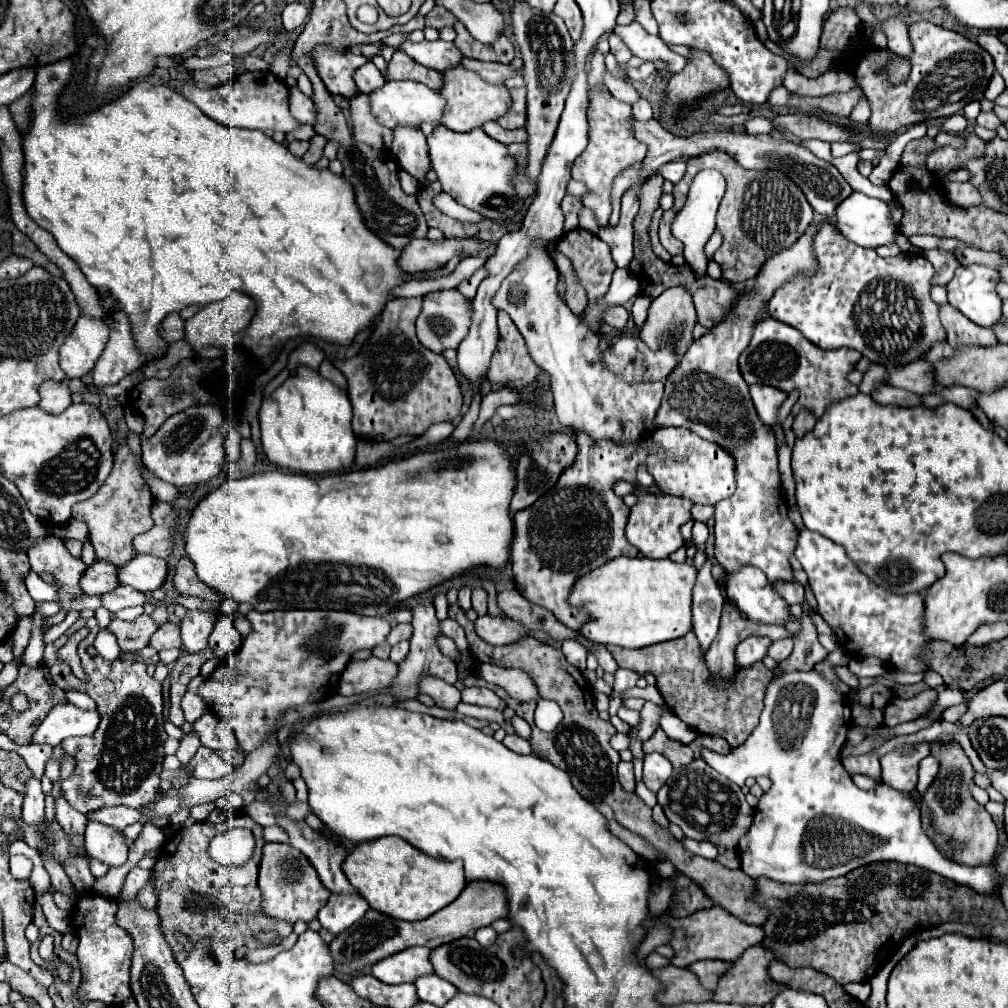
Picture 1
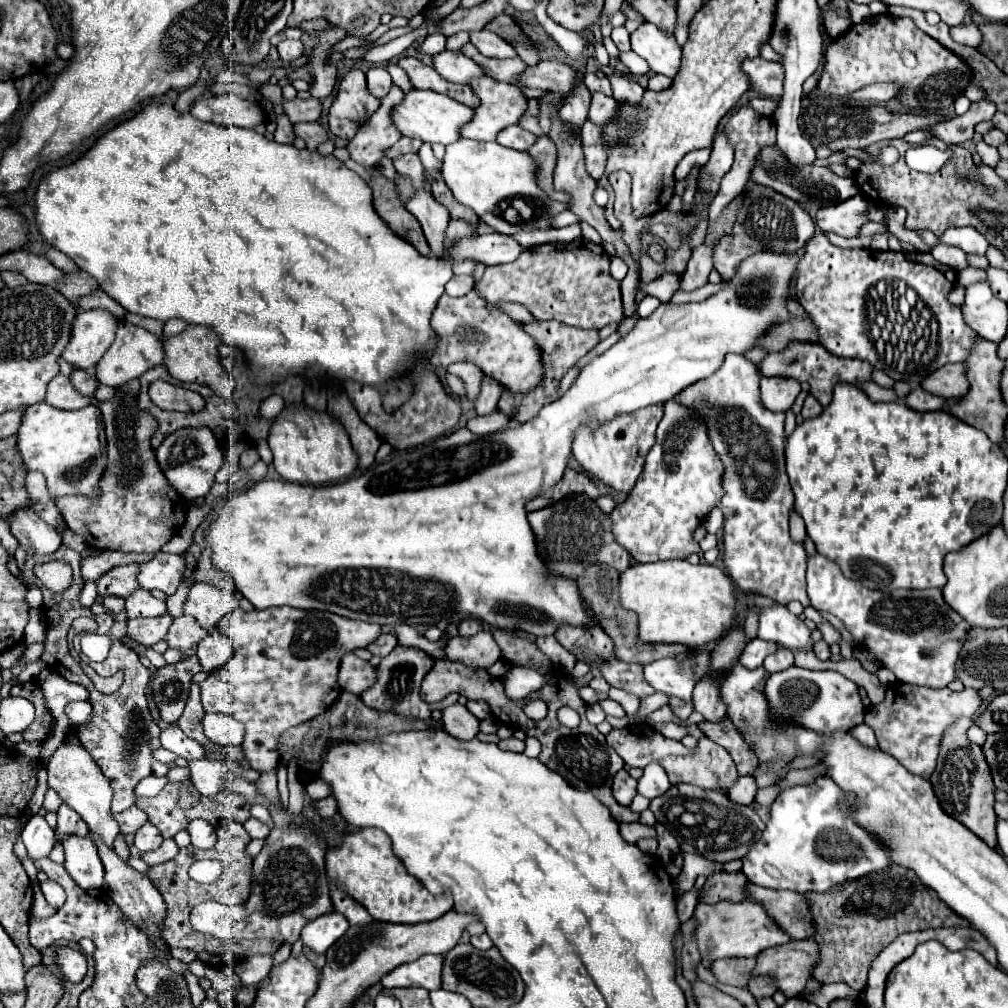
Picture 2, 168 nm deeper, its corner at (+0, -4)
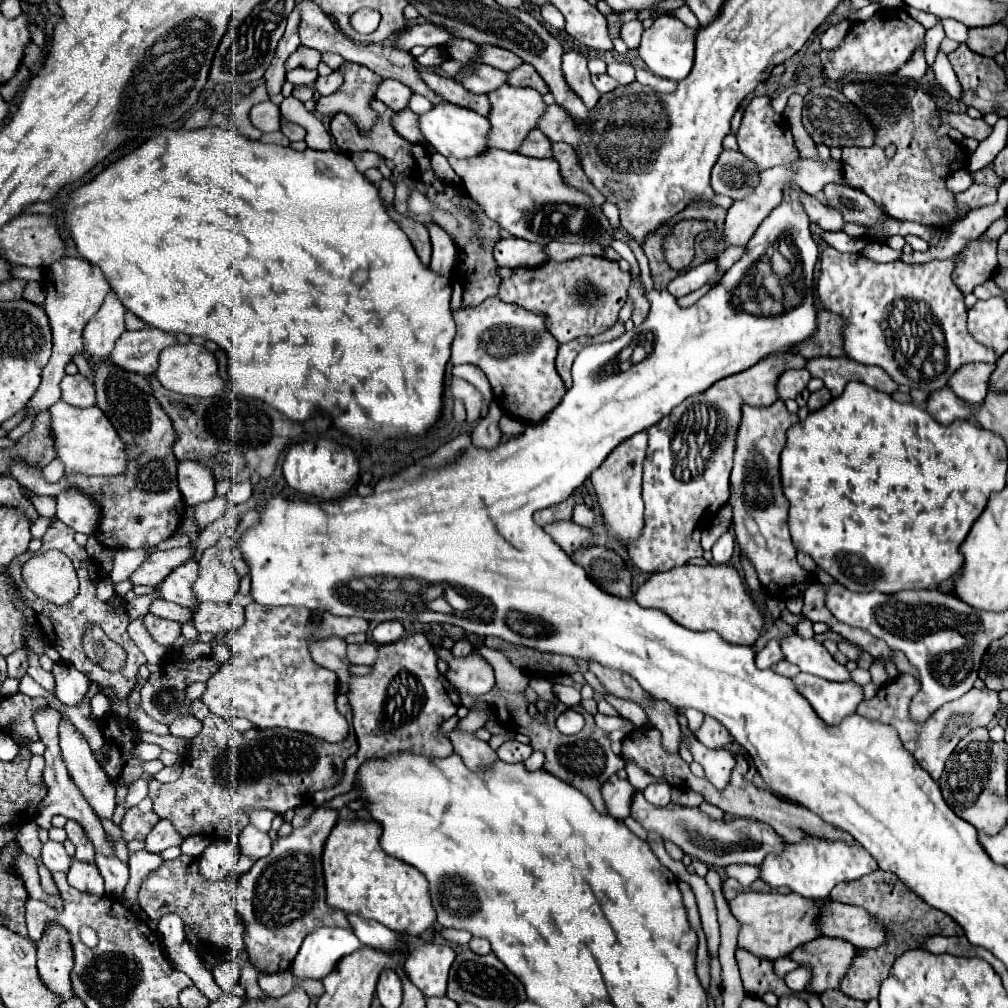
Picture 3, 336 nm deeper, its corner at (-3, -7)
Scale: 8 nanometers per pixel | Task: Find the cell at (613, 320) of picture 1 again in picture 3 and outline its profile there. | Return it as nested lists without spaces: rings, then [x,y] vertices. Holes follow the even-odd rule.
[[[579,257],[557,263],[547,259],[537,269],[517,269],[513,277],[503,279],[499,299],[515,303],[533,313],[547,317],[547,329],[559,343],[569,343],[577,337],[593,337],[617,323],[619,309],[625,303],[631,285],[629,273],[619,269],[617,261],[605,257]]]

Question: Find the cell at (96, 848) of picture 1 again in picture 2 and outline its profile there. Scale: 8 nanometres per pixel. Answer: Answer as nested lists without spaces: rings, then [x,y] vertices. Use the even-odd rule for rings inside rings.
[[[64,742],[52,754],[52,758],[46,762],[46,768],[48,768],[50,788],[54,788],[60,794],[60,798],[84,818],[92,836],[98,836],[102,840],[102,844],[106,844],[108,848],[114,848],[114,840],[120,834],[120,828],[110,814],[112,788],[110,788],[108,780],[104,778],[104,774],[100,772],[98,764],[94,764],[94,760],[90,758],[90,754],[82,746]]]

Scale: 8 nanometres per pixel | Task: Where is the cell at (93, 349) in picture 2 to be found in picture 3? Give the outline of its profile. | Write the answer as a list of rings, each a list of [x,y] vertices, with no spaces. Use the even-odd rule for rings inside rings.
[[[109,291],[101,309],[91,317],[87,327],[83,329],[83,345],[85,353],[93,359],[103,359],[111,355],[115,341],[125,331],[125,307],[119,297]]]

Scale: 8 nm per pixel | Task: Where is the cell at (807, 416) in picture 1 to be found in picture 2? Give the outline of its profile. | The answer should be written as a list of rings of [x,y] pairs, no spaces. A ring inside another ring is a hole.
[[[808,396],[804,402],[804,408],[802,408],[802,418],[810,420],[810,418],[816,418],[820,412],[822,412],[822,406],[818,404],[818,400],[814,396]]]

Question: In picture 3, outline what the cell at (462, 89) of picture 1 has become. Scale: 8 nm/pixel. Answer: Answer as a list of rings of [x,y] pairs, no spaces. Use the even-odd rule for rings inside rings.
[[[503,85],[503,87],[495,89],[493,93],[489,93],[489,99],[493,103],[493,111],[489,115],[489,121],[491,121],[489,147],[503,149],[503,151],[517,151],[521,147],[521,143],[525,141],[525,137],[529,135],[529,131],[537,127],[537,121],[547,111],[547,105],[545,105],[541,93],[537,93],[533,89],[519,89],[519,87]]]

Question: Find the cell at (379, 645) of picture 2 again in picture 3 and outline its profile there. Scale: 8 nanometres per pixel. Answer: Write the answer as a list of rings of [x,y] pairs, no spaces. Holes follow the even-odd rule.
[[[363,643],[363,645],[349,645],[347,647],[347,659],[353,665],[371,665],[377,659],[377,643]]]

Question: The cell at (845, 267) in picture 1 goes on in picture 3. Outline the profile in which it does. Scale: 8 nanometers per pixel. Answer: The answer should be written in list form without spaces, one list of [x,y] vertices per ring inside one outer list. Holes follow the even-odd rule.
[[[827,247],[821,251],[817,297],[825,309],[847,319],[843,331],[847,357],[863,365],[877,365],[885,369],[899,385],[933,393],[943,389],[947,379],[961,365],[997,361],[995,353],[989,347],[977,343],[965,329],[967,307],[963,305],[963,293],[951,279],[953,267],[955,257],[947,261],[931,261],[925,265],[907,265],[901,261],[875,263],[859,257],[857,253],[839,253],[833,247]],[[889,307],[893,307],[891,313]],[[933,315],[937,319],[933,319]],[[883,325],[895,325],[895,333],[887,333],[887,327],[883,331]],[[885,335],[889,335],[889,343],[893,343],[893,347],[887,343]],[[905,359],[909,359],[909,367],[913,367],[913,371],[899,365],[905,363]]]

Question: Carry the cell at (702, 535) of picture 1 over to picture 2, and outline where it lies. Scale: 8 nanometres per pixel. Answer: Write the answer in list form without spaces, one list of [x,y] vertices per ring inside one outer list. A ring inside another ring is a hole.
[[[714,508],[714,510],[706,516],[704,526],[706,526],[706,530],[708,530],[710,534],[716,534],[716,532],[722,528],[722,512],[720,512],[718,508]]]

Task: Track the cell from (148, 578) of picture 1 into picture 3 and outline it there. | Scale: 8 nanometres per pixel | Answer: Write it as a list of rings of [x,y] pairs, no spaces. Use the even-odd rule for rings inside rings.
[[[189,561],[185,565],[177,567],[175,571],[171,571],[167,575],[167,579],[159,585],[163,599],[173,601],[173,603],[183,605],[183,607],[191,607],[191,609],[201,605],[203,601],[197,599],[193,593],[193,583],[197,579],[197,573],[199,573],[197,561]]]

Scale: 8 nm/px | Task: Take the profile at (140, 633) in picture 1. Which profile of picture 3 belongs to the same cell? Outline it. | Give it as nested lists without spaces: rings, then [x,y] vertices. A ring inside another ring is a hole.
[[[145,615],[145,625],[147,625],[147,631],[151,633],[151,637],[161,643],[161,645],[173,645],[175,639],[181,635],[181,623],[177,621],[167,621],[167,619],[161,619],[157,615]]]

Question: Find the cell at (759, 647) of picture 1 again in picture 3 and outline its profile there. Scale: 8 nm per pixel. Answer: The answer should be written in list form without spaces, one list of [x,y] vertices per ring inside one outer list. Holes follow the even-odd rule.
[[[771,639],[771,641],[765,645],[765,649],[757,653],[755,665],[757,665],[759,669],[769,669],[771,665],[775,665],[777,661],[783,661],[783,659],[785,659],[785,655],[783,655],[783,651],[781,651],[779,639]]]

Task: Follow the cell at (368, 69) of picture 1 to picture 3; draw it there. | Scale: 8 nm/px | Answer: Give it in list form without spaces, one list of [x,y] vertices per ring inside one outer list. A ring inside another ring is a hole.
[[[385,79],[379,89],[377,89],[377,99],[383,101],[387,107],[391,107],[393,111],[401,111],[409,105],[413,91],[409,87],[405,87],[403,83],[395,81],[395,79]]]

